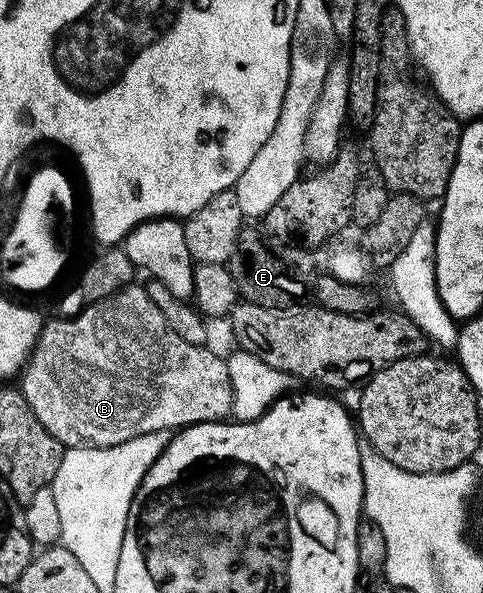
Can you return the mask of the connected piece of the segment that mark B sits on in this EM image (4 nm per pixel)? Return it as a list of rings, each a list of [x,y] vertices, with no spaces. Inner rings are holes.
[[[132,283],[126,289],[119,290],[118,293],[109,295],[105,299],[95,301],[91,305],[86,305],[76,317],[64,317],[62,319],[48,320],[39,332],[39,337],[35,340],[35,346],[31,349],[31,356],[28,357],[26,365],[21,370],[23,385],[21,392],[27,401],[27,406],[41,419],[41,427],[49,431],[65,447],[87,446],[96,449],[108,449],[114,445],[125,443],[129,439],[137,439],[137,435],[149,435],[153,431],[178,431],[186,429],[189,425],[199,425],[202,421],[217,421],[226,418],[233,409],[233,394],[231,391],[231,381],[227,378],[227,366],[222,356],[210,353],[207,347],[185,343],[176,333],[165,323],[165,315],[157,311],[157,303],[149,299],[146,288]]]

